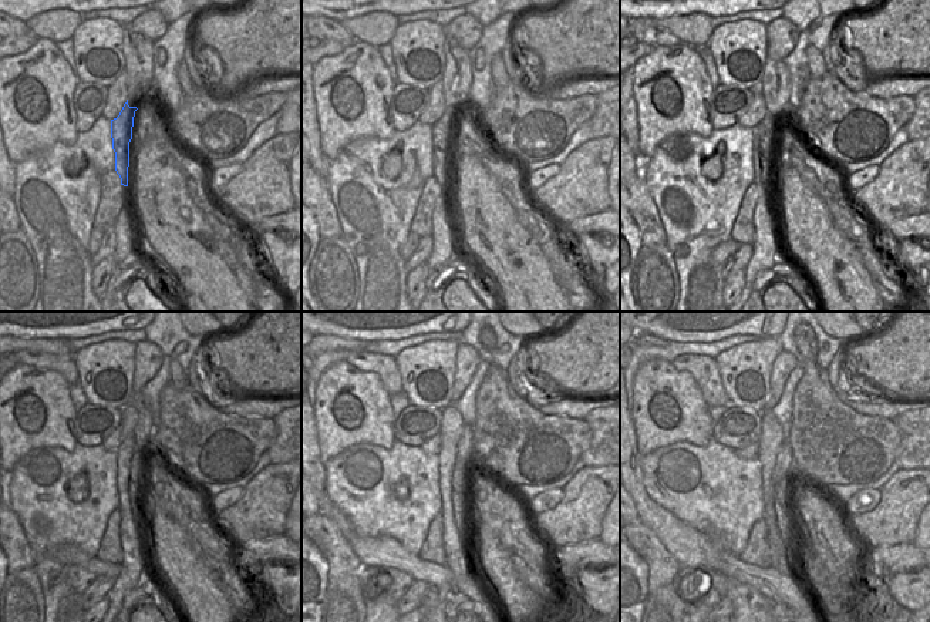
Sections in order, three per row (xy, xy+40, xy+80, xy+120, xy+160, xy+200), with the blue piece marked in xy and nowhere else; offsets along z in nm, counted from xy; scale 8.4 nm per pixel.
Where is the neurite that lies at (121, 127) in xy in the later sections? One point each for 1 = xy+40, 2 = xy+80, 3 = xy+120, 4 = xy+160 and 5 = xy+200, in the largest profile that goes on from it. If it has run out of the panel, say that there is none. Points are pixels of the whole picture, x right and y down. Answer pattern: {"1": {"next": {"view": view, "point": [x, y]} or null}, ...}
{"1": {"next": {"view": "xy+40", "point": [444, 131]}}, "2": {"next": {"view": "xy+80", "point": [762, 131]}}, "3": {"next": {"view": "xy+120", "point": [135, 534]}}, "4": {"next": {"view": "xy+160", "point": [458, 547]}}, "5": {"next": {"view": "xy+200", "point": [785, 558]}}}

